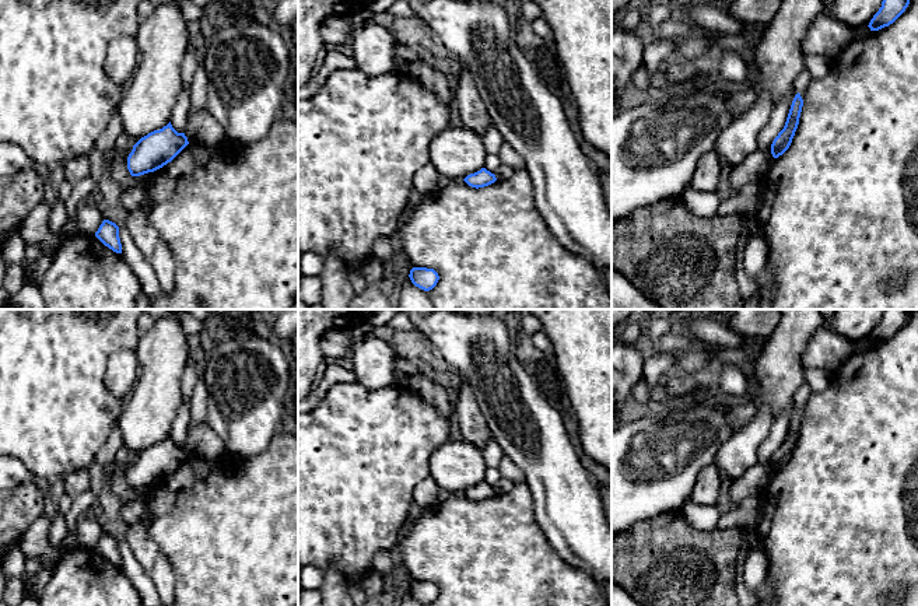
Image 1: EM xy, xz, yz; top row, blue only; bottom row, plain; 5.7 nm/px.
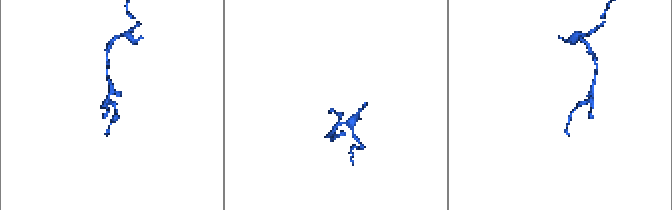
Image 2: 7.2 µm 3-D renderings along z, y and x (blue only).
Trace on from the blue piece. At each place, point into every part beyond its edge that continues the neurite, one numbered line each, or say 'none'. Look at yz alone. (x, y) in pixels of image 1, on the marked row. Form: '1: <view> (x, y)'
none

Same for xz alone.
none

